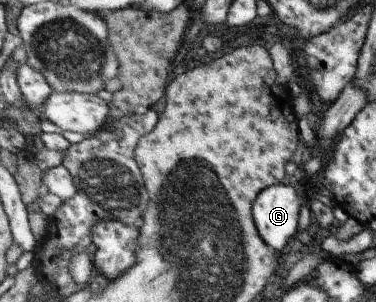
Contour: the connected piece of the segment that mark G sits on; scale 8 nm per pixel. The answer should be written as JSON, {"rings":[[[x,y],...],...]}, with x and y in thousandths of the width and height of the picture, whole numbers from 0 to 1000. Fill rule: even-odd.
{"rings":[[[761,609],[707,623],[676,669],[673,715],[697,791],[723,825],[750,831],[795,768],[798,646]]]}

